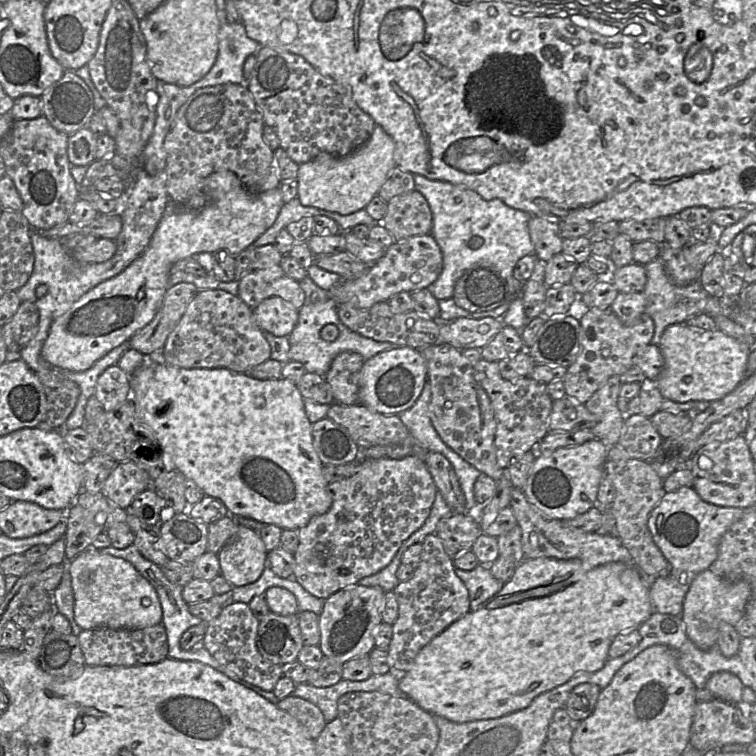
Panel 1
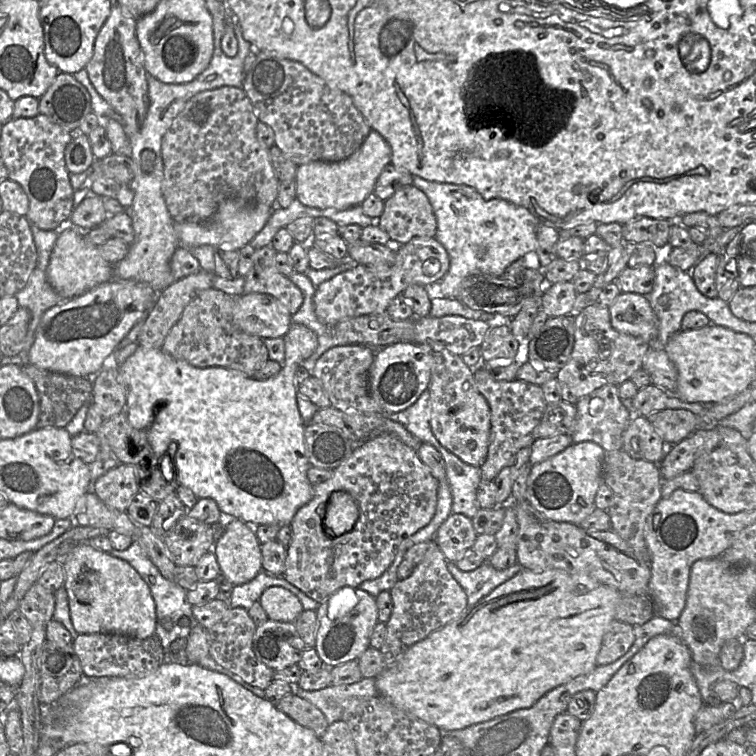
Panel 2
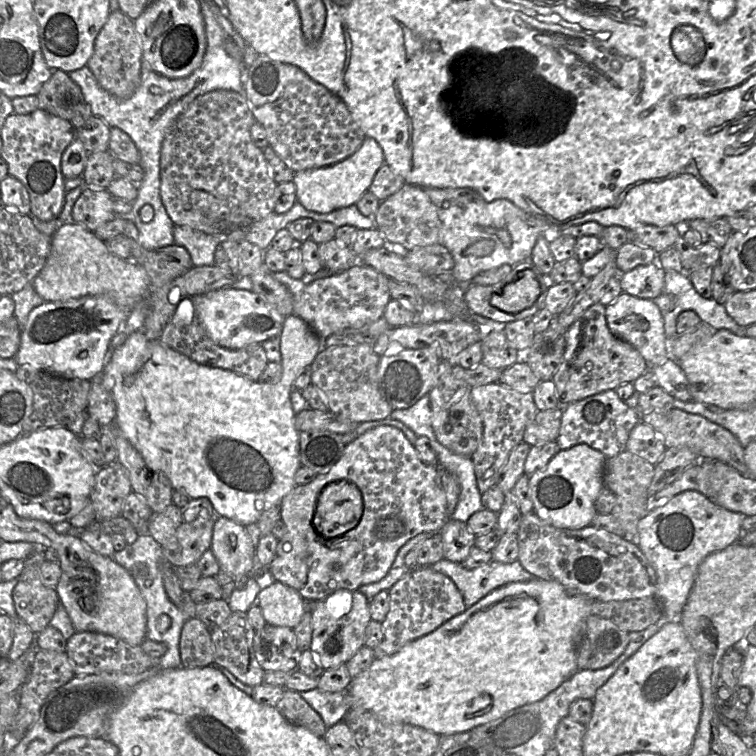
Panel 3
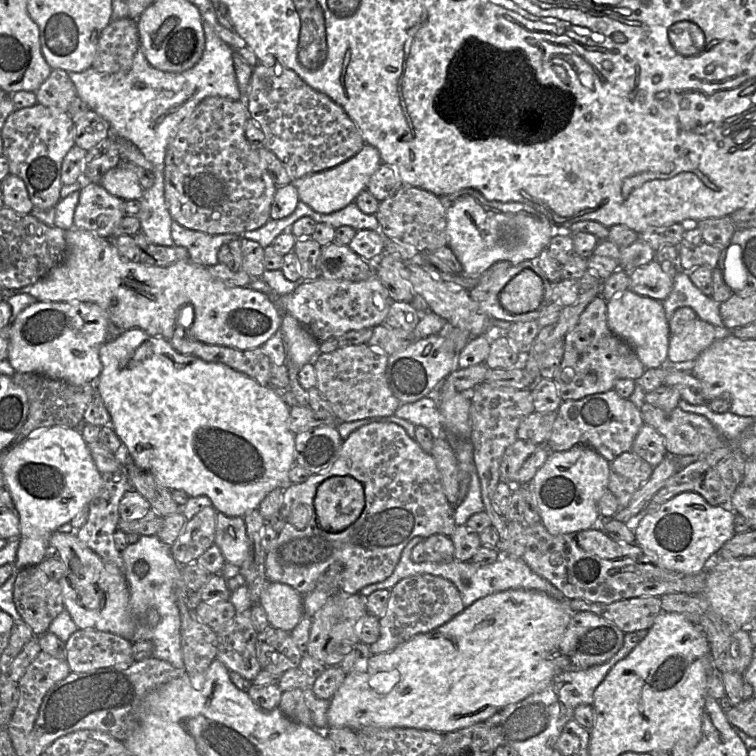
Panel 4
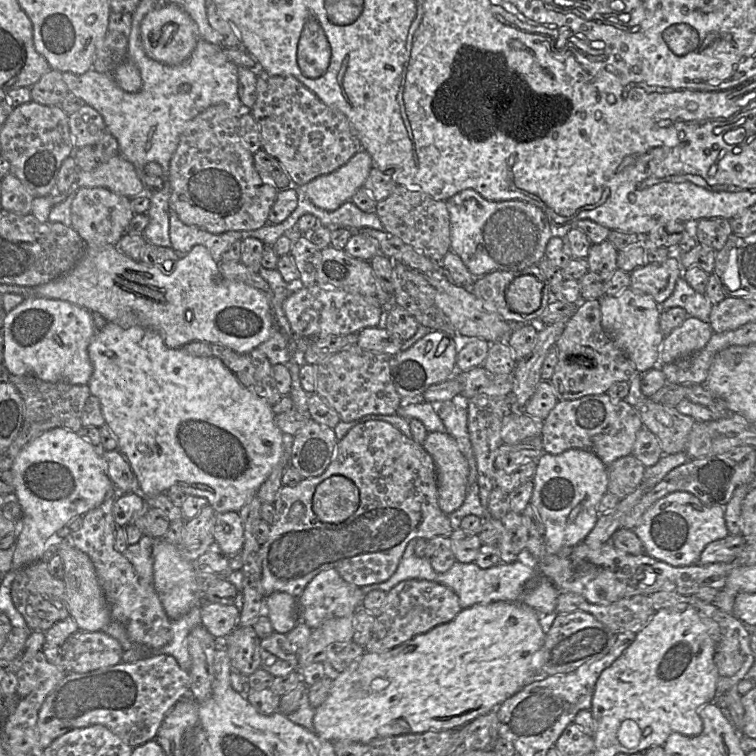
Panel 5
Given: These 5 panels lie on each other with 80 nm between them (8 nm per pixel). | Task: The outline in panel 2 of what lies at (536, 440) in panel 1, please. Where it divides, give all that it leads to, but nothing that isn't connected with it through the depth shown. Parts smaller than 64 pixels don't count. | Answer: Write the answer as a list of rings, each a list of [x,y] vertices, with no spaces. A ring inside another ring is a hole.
[[[485,363],[474,369],[474,381],[489,405],[491,428],[487,457],[479,468],[482,481],[493,481],[520,449],[531,447],[535,441],[533,430],[539,424],[548,404],[541,386],[517,379],[497,381],[483,365]]]

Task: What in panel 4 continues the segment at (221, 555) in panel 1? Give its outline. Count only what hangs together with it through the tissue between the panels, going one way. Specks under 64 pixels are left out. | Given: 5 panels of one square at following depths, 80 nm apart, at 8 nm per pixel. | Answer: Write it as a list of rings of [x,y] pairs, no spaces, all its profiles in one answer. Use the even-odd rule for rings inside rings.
[[[216,515],[215,545],[223,554],[226,563],[241,567],[248,552],[248,536],[243,517]]]

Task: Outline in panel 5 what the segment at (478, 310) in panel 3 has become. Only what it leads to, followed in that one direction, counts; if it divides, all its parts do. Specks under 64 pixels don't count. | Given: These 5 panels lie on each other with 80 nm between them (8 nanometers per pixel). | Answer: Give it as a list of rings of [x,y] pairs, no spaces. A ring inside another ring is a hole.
[[[532,265],[523,270],[508,272],[495,271],[475,278],[471,285],[471,292],[482,301],[489,311],[497,312],[509,323],[529,323],[539,319],[550,303],[549,285],[538,265]],[[522,275],[533,275],[543,282],[543,293],[540,307],[530,314],[518,314],[513,312],[507,305],[505,292],[508,285]]]

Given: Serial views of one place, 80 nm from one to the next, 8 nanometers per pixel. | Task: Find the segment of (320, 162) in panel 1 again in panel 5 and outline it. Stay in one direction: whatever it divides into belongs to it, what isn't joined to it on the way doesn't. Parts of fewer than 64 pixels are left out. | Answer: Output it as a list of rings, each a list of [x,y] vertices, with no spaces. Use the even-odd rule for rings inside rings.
[[[361,149],[335,171],[318,176],[304,186],[297,188],[300,189],[302,197],[309,199],[315,206],[323,210],[333,211],[343,203],[350,201],[355,192],[363,187],[373,166],[374,163],[370,154]]]

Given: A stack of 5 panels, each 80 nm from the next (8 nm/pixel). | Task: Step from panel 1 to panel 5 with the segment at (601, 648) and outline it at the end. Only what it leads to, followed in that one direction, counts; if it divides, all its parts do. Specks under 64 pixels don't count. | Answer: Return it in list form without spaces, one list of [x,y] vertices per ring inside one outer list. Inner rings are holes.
[[[496,601],[461,609],[453,620],[389,651],[365,652],[345,671],[334,675],[328,697],[315,710],[313,732],[331,742],[352,741],[368,745],[381,737],[461,728],[496,710],[524,686],[543,679],[534,672],[532,657],[542,647],[545,634],[545,619],[522,602]]]

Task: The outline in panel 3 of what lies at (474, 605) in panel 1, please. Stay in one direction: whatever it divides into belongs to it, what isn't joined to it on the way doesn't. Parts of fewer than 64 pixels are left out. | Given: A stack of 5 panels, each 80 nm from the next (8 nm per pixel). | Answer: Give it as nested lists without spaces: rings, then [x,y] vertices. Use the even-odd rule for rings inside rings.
[[[442,559],[431,567],[455,583],[463,596],[466,609],[498,587],[536,578],[525,570],[518,560],[511,563],[492,560],[480,567],[467,569],[461,563]]]

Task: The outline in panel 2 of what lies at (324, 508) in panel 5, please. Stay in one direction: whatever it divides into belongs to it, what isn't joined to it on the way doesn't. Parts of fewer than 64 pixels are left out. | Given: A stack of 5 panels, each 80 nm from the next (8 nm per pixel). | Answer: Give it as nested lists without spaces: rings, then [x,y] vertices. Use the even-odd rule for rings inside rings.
[[[345,491],[333,492],[328,500],[323,528],[330,538],[351,531],[359,518],[359,507],[355,499]]]

